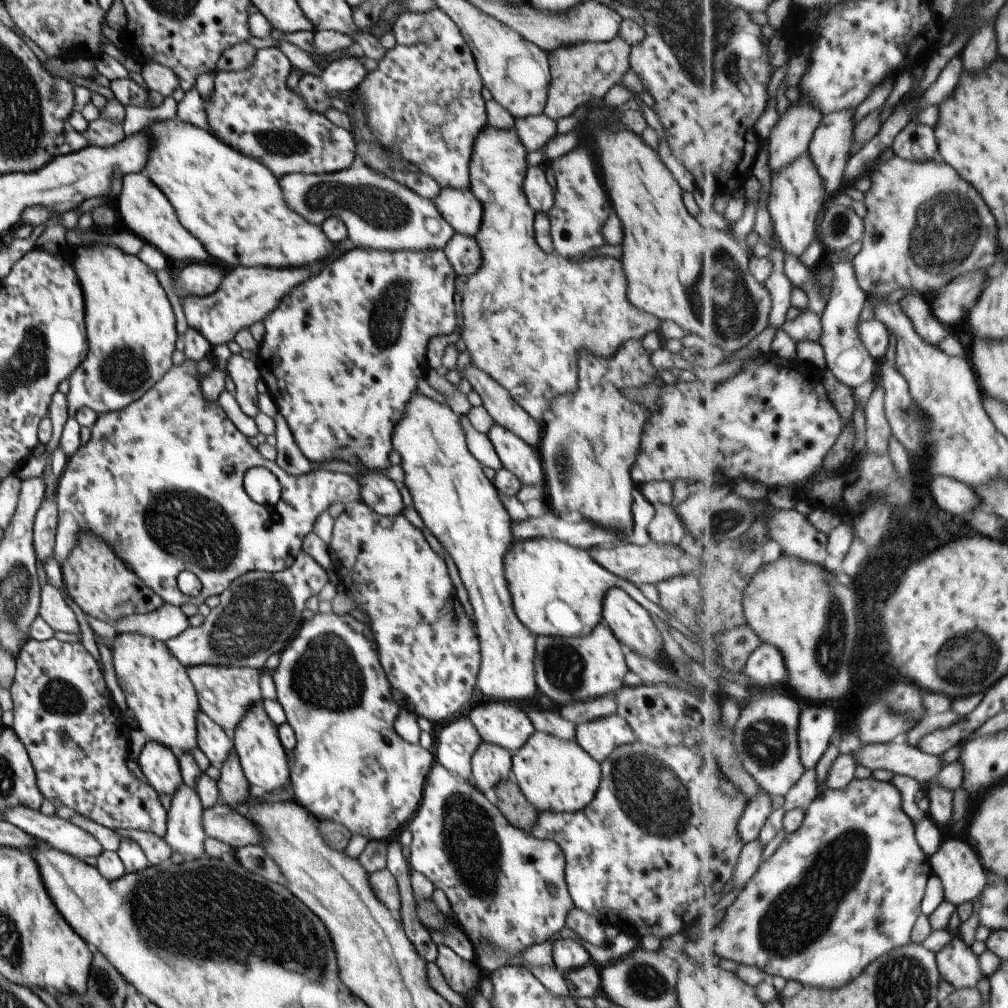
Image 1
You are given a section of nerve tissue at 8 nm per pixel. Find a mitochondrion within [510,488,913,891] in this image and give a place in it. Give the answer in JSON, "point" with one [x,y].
{"point":[642,797]}

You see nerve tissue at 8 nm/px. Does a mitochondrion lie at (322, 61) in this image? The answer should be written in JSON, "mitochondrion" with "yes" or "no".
{"mitochondrion":"no"}

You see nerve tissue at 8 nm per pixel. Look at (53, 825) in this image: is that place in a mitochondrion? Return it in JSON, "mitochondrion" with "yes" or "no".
{"mitochondrion":"no"}

